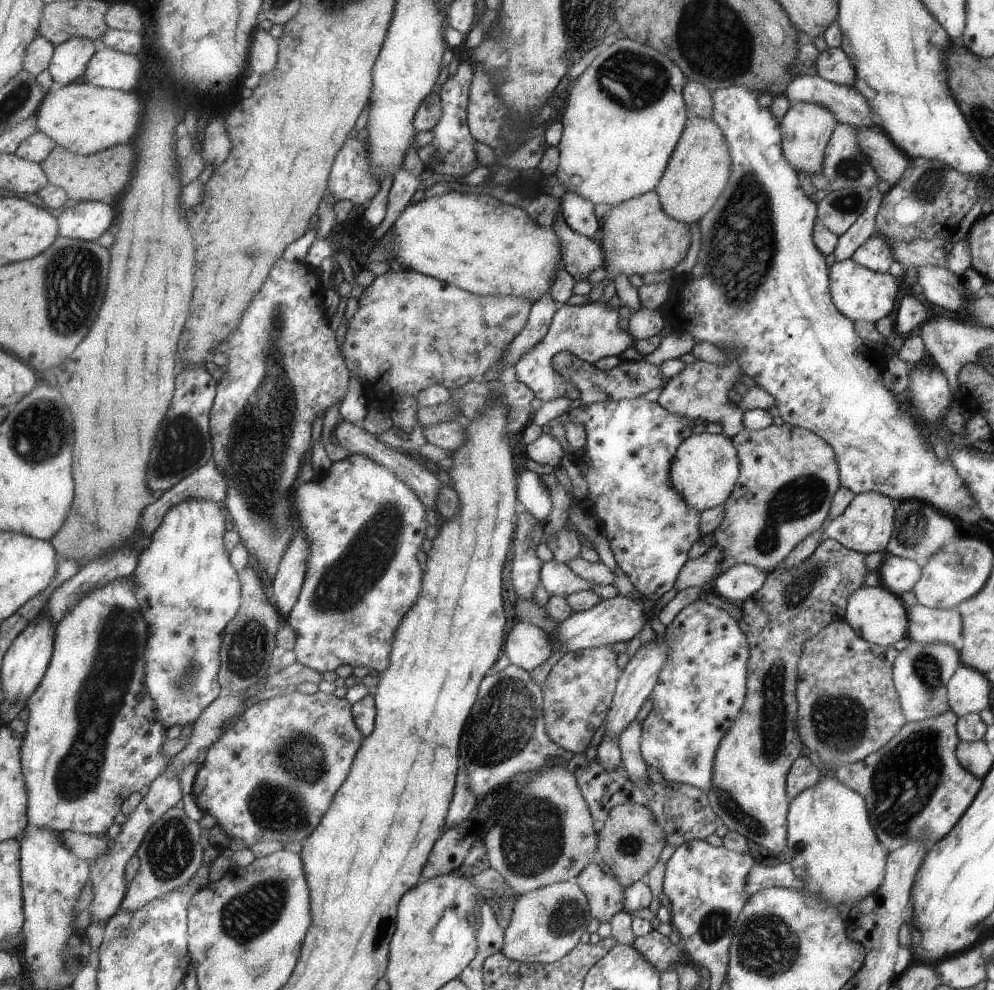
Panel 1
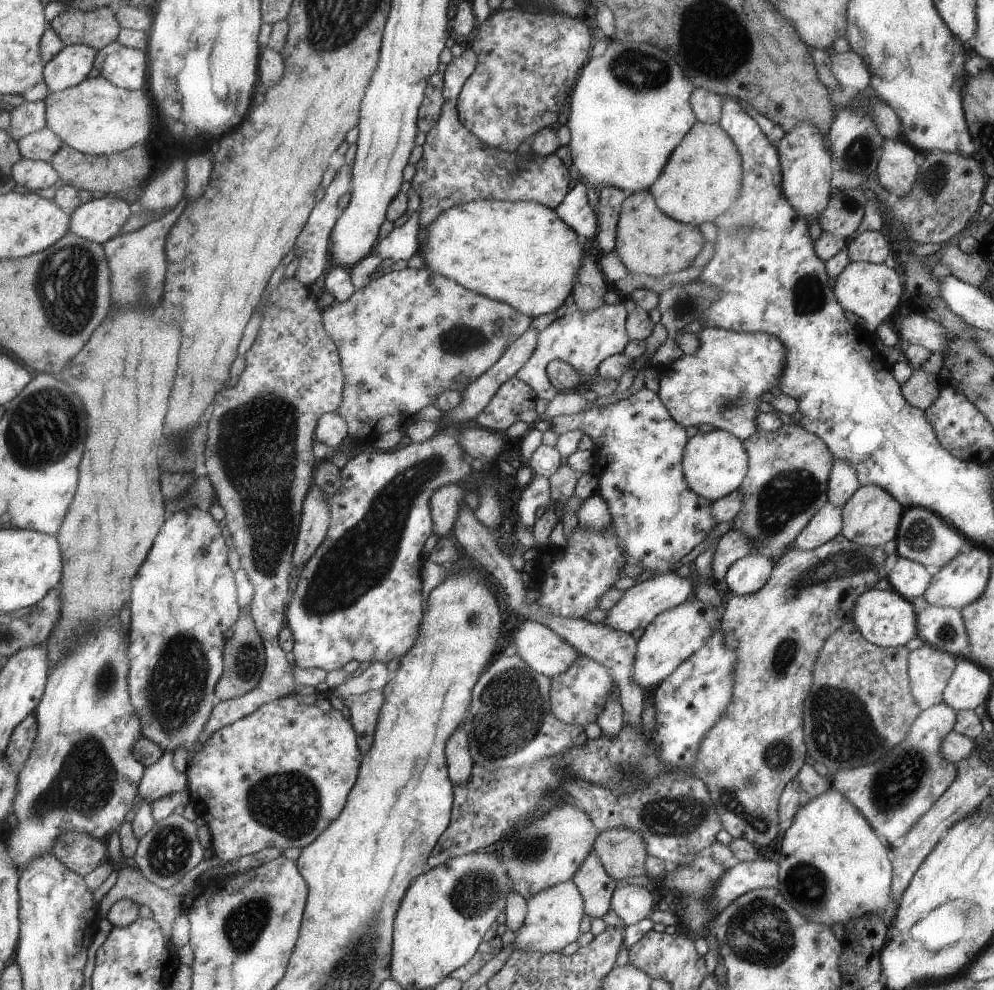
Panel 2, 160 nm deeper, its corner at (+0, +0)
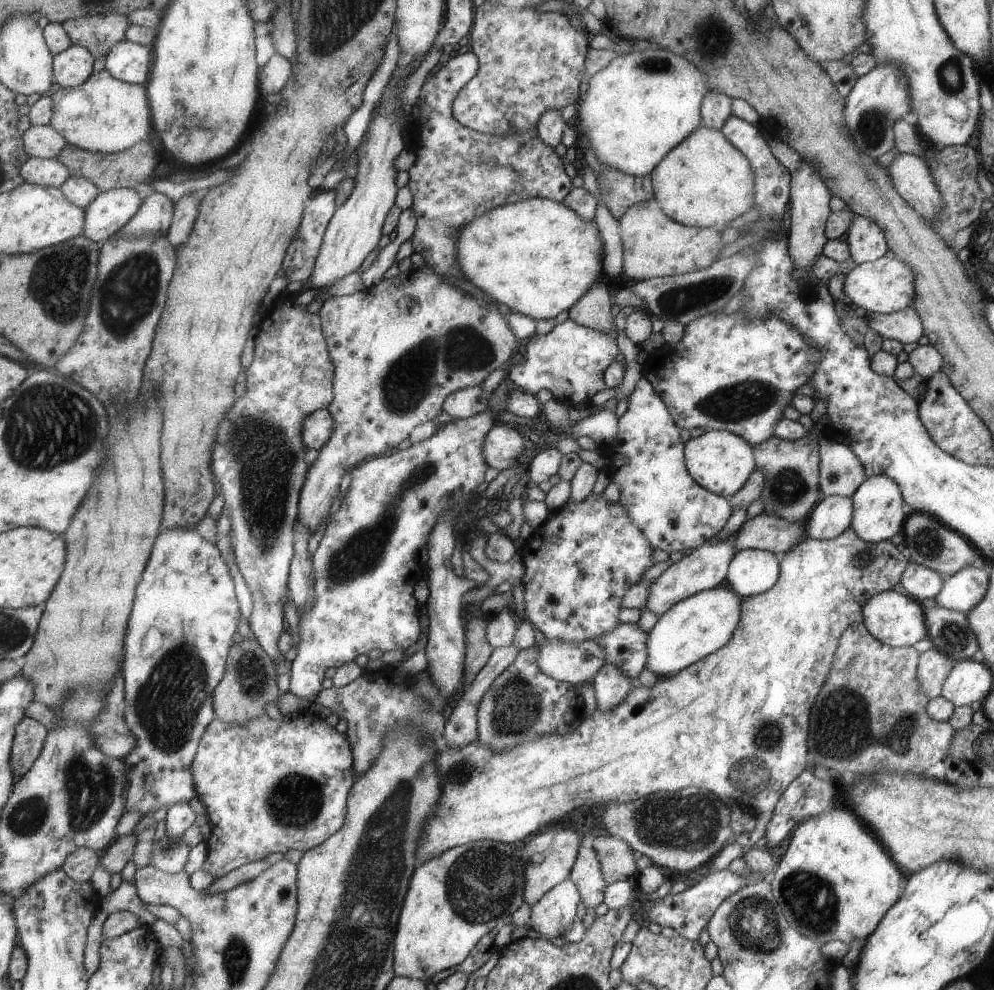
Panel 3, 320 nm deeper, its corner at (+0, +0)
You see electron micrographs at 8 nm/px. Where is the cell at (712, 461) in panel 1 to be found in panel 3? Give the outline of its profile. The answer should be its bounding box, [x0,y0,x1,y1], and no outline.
[684,429,755,498]

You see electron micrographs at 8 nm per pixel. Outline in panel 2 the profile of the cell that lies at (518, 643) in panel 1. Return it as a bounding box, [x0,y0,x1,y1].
[512,621,581,678]

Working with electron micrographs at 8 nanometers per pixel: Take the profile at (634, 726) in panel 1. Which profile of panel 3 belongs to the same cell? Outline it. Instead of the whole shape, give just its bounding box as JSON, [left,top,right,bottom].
[591,623,648,684]

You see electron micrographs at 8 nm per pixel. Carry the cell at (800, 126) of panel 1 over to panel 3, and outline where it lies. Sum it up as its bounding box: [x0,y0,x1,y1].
[786,160,831,268]

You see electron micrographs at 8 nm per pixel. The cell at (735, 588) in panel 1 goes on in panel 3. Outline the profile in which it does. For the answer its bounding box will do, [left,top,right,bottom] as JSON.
[728,549,779,597]

